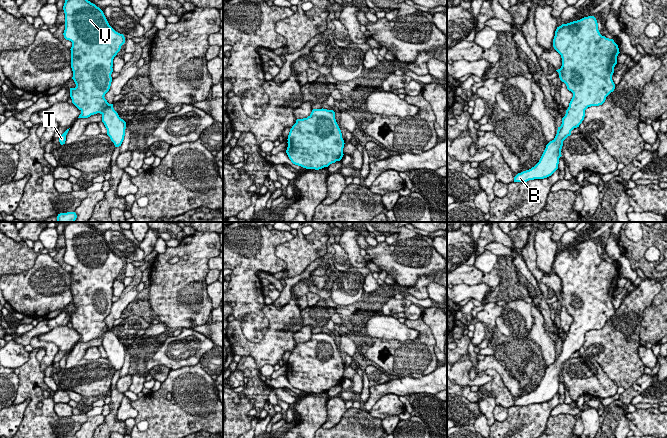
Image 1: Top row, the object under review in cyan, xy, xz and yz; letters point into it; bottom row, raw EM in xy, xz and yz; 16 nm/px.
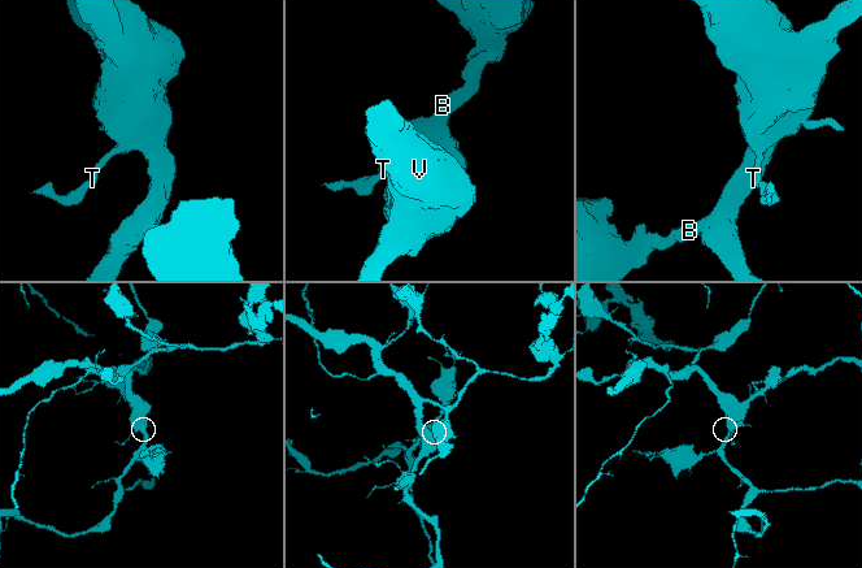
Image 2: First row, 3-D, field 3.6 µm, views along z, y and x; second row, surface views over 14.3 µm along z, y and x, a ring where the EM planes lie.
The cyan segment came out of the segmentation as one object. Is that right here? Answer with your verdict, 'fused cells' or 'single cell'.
single cell

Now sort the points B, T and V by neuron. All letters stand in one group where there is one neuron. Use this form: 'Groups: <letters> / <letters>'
Groups: B T V

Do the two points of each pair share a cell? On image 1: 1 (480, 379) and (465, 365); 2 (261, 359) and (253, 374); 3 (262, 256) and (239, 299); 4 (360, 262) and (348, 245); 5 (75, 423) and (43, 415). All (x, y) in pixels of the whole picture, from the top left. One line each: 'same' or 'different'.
1: same
2: different
3: same
4: same
5: different

